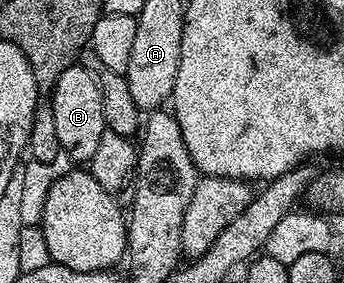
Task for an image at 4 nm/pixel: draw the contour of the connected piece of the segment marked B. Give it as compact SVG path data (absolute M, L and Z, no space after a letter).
M81 64L64 68L64 72L60 72L53 84L52 93L54 95L50 98L50 118L54 121L52 132L60 150L67 153L74 164L89 163L100 144L100 136L104 136L107 129L100 88L92 72L85 70Z

